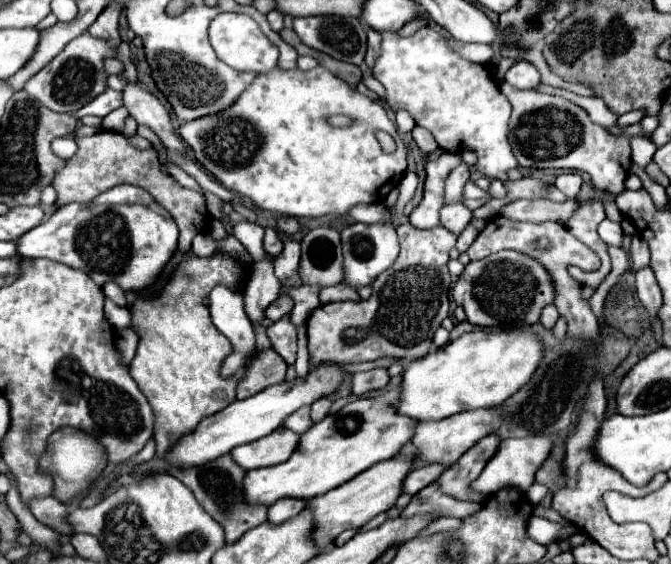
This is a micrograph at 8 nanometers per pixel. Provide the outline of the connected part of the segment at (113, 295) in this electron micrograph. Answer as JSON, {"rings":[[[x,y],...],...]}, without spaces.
{"rings":[[[108,281],[108,283],[104,283],[104,295],[108,297],[108,299],[112,299],[116,305],[120,305],[120,307],[126,307],[126,297],[124,297],[124,291],[114,283],[114,281]]]}

